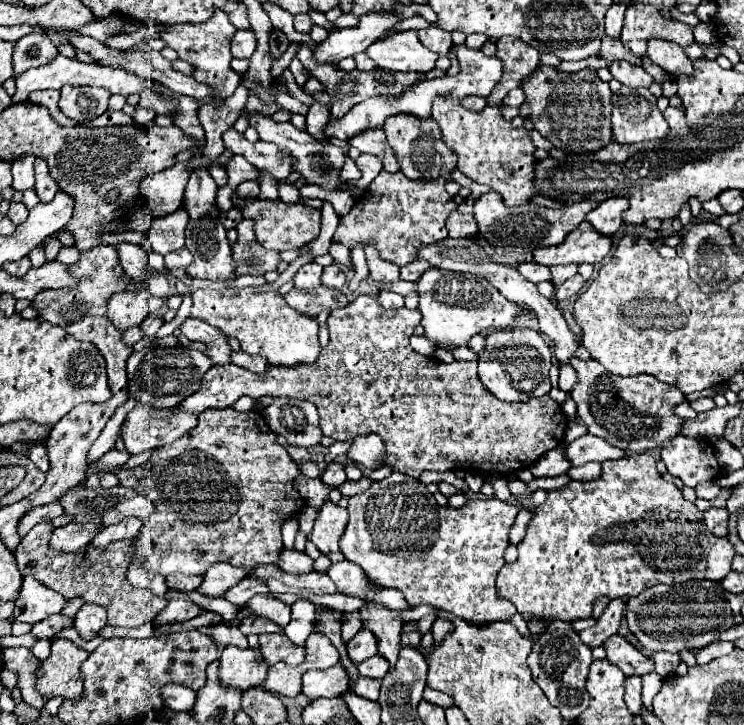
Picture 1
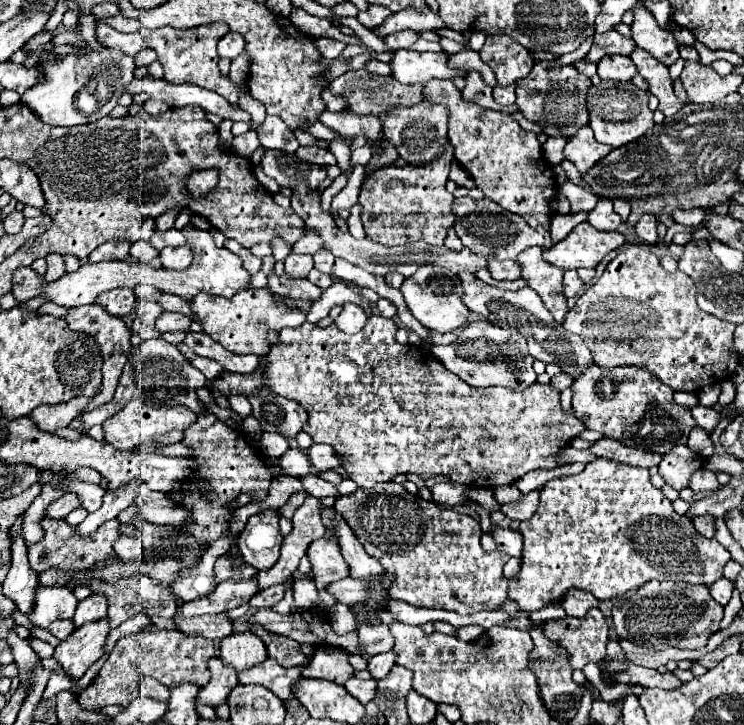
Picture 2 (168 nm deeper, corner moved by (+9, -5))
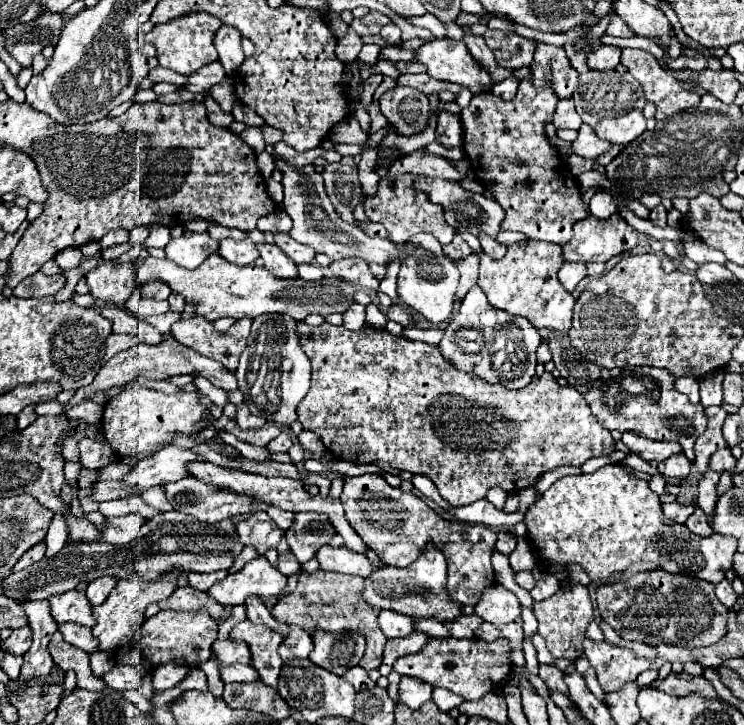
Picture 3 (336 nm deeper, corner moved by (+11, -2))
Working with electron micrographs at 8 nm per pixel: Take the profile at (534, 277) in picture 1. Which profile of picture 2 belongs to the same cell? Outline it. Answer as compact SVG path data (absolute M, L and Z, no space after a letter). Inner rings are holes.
M490 259L488 261L488 269L490 269L490 275L496 281L516 281L516 279L522 279L522 267L520 267L518 261Z

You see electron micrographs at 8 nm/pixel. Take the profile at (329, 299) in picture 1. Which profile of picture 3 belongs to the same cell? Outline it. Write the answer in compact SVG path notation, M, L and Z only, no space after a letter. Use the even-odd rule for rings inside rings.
M262 242L262 244L256 244L256 248L258 248L260 258L264 260L266 268L272 274L276 274L278 278L294 278L294 276L298 276L296 274L296 264L276 244Z

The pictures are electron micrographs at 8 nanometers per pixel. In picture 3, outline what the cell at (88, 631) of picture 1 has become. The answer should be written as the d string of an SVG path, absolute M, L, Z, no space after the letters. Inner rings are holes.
M100 576L96 580L92 580L86 588L86 596L90 600L92 606L98 606L100 602L104 602L104 598L108 598L108 594L112 592L112 588L116 586L116 578L108 578L108 576Z

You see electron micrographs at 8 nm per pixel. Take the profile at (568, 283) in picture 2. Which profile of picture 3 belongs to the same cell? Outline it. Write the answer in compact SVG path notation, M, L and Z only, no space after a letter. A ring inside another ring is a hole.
M564 262L560 272L558 272L558 278L562 282L562 286L568 290L568 292L574 292L576 284L586 278L586 264L582 262Z

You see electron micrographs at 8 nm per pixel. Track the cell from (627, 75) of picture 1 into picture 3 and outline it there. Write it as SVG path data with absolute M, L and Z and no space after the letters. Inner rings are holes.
M600 44L596 50L586 54L590 70L612 70L620 64L620 48Z

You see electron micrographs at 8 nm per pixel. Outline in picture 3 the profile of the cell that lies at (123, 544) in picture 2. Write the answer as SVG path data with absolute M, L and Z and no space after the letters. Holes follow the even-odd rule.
M138 514L106 518L104 526L98 528L100 530L98 542L132 542L138 536L142 524L144 518Z

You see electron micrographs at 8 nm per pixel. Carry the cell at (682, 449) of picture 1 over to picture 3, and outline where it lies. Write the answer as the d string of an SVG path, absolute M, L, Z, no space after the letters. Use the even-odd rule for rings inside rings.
M674 454L658 464L658 472L668 478L686 478L690 474L690 460L684 454Z

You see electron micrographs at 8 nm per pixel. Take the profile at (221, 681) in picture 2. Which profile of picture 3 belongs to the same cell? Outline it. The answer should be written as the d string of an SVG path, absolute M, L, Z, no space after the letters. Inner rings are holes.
M216 640L212 652L218 658L218 664L250 664L250 648L244 640Z

